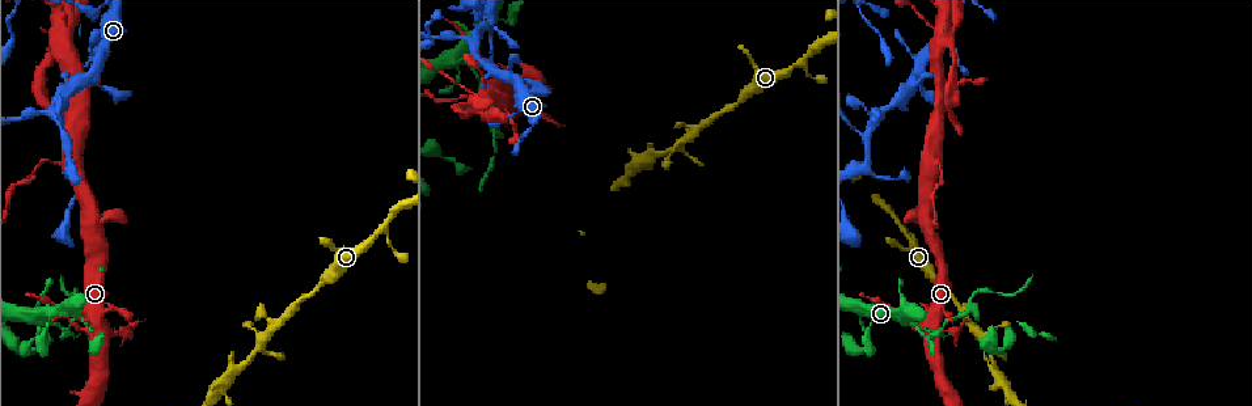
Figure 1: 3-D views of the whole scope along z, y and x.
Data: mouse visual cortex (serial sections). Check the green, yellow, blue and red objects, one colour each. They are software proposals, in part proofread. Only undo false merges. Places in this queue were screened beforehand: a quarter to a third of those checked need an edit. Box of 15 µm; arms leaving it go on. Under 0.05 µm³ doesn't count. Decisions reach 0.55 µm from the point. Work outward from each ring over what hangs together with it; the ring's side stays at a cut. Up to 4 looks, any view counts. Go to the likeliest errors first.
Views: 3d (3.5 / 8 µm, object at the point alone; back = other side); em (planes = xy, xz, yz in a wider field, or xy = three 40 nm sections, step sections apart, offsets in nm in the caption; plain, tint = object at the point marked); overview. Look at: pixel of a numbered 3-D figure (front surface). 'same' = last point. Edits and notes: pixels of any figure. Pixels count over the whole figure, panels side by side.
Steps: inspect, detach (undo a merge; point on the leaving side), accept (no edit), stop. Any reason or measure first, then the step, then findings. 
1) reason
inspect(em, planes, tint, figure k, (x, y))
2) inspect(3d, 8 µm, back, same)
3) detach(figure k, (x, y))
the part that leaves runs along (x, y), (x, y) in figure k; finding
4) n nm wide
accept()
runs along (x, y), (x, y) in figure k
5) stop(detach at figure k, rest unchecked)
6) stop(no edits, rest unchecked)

a fork
inspect(3d, 3.5 µm, figure 1, (918, 71))

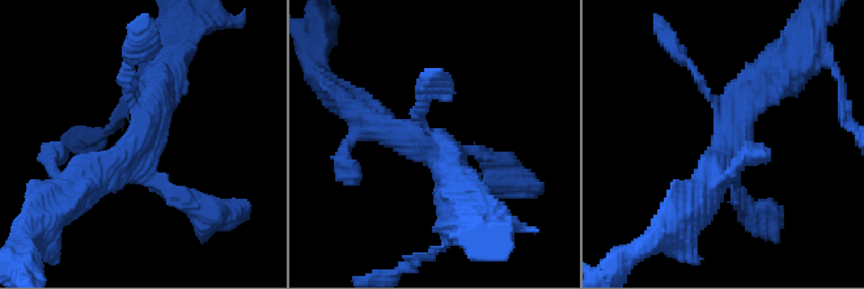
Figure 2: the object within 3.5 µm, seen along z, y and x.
shape alone is not enough
inspect(em, xy, step 3, tint, figure 2, (432, 149))

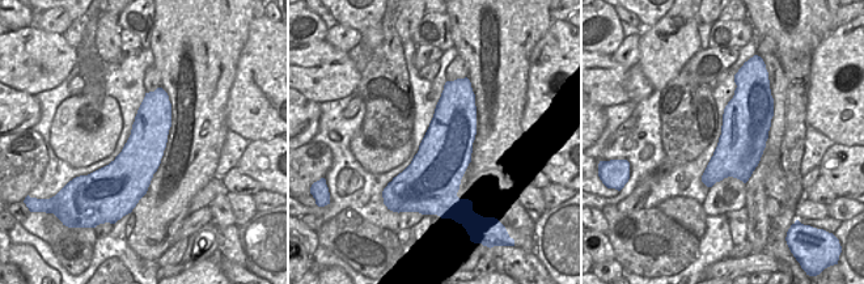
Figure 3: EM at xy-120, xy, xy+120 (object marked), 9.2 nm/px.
accept()
all the same cell

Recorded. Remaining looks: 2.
calibre changes
inspect(3d, 3.5 µm, figure 1, (922, 326))

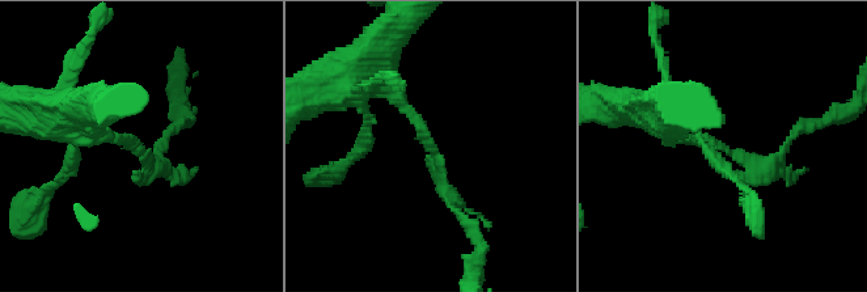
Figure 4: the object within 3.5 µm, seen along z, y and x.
arms of 150, 200 nm; now the EM
inspect(em, xy, step 2, tint, figure 4, (423, 142))

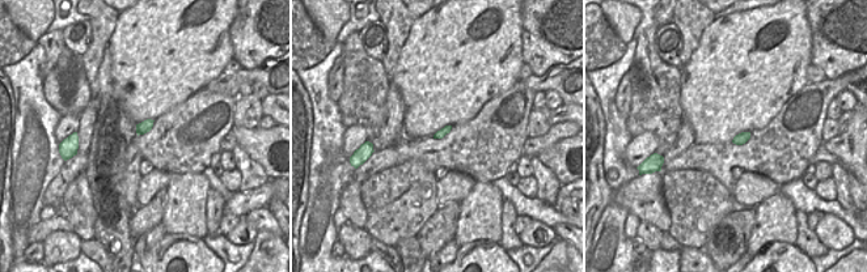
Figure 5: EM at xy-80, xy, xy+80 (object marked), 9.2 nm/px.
detach(figure 4, (451, 199))
the part that leaves runs along (438, 160), (442, 190), (478, 246) in figure 4; a second cell is stuck on

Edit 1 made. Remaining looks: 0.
stop(detach at figure 4, rest unchecked)

